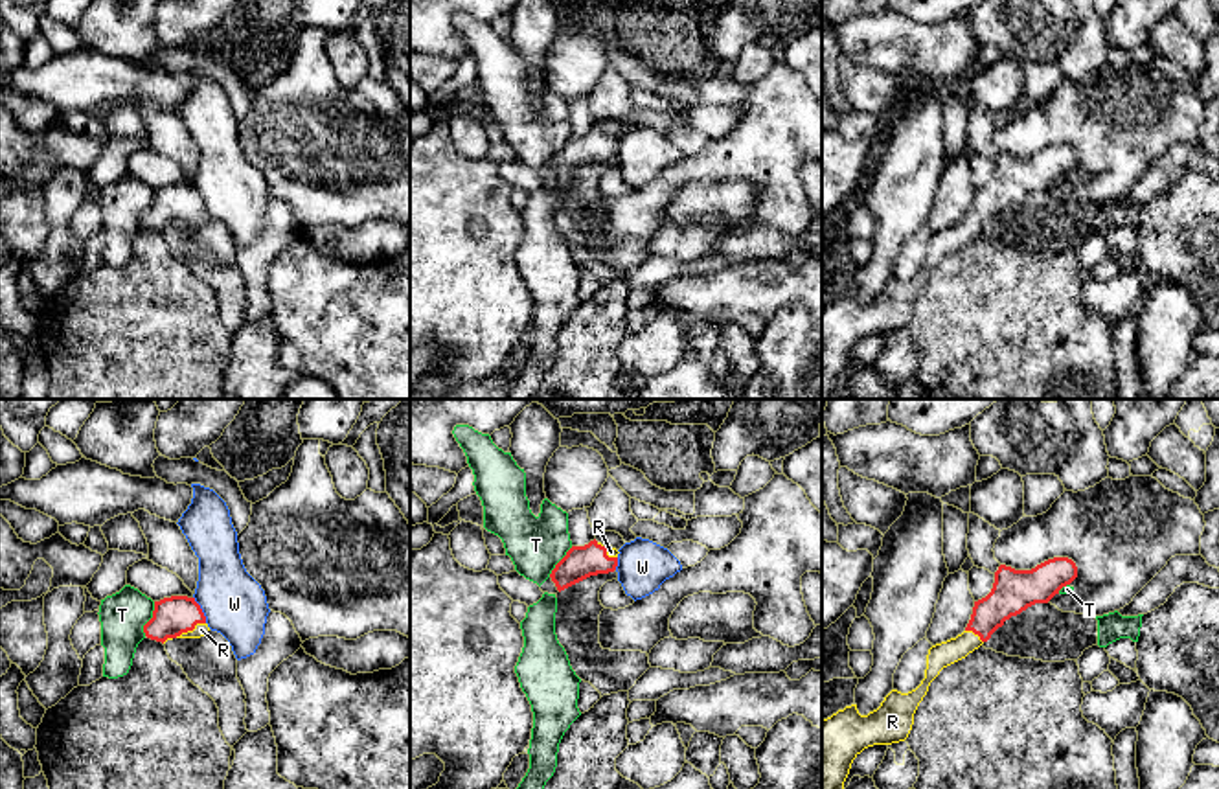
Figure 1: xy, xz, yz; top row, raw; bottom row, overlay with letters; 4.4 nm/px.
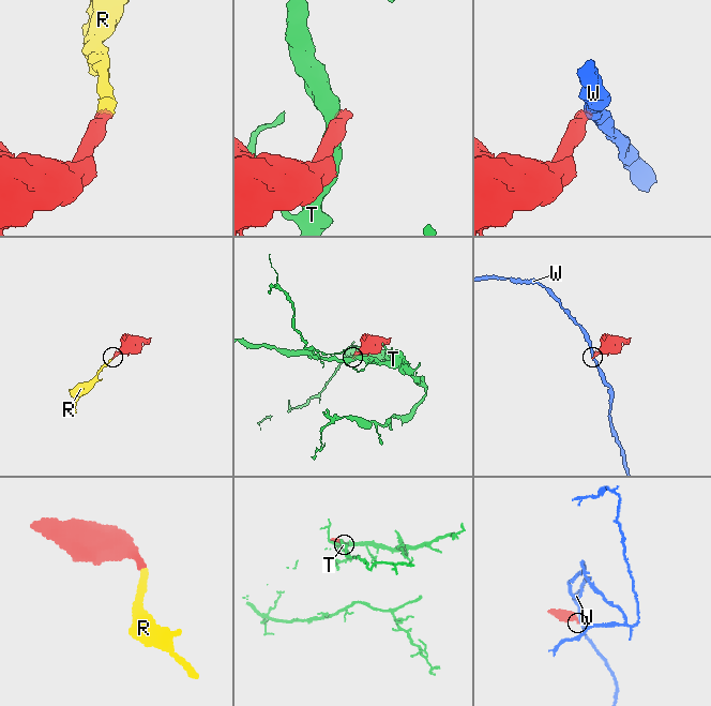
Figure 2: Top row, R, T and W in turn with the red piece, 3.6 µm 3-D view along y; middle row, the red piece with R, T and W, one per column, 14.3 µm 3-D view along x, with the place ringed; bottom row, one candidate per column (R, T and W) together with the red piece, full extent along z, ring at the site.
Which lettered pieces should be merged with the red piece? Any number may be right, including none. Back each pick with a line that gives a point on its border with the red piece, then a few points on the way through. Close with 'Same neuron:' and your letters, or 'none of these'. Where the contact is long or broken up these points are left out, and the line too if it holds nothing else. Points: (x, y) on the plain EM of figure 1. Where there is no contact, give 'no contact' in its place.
R: meets red in xy at (190, 217); runs through xy (171, 205), (177, 205), (190, 217), (201, 217)
Same neuron: R

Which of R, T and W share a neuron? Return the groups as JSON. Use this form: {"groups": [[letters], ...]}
{"groups": [["R"], ["T"], ["W"]]}

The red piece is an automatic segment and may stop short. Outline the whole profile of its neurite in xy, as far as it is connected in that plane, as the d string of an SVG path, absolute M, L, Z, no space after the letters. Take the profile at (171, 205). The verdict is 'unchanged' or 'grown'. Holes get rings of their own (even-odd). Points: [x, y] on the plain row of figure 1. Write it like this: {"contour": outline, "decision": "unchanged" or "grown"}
{"contour": "M188 184L154 189L153 206L143 213L145 224L162 232L173 226L200 226L208 219L200 193Z", "decision": "grown"}

